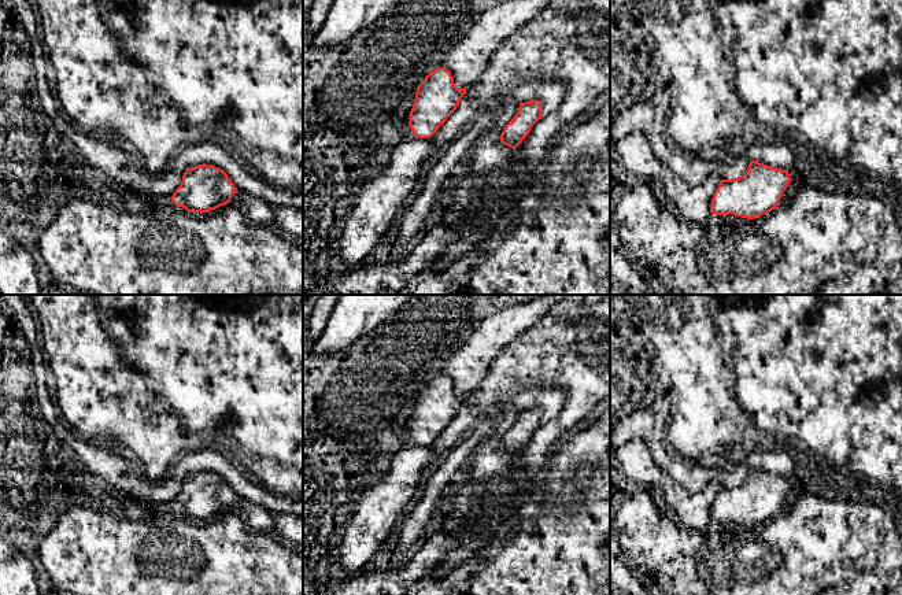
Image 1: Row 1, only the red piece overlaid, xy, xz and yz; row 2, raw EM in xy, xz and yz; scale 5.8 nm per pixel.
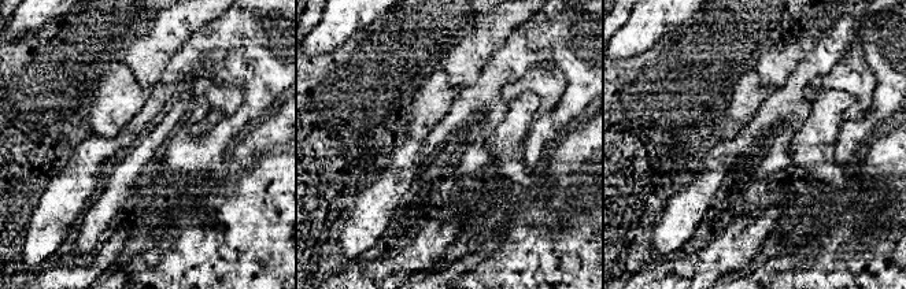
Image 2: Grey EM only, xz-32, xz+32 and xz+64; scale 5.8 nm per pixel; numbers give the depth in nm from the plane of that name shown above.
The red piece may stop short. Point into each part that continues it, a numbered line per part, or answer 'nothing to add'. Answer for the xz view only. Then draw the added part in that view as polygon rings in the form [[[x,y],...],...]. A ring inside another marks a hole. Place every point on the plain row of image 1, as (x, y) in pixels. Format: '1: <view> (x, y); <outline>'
nothing to add

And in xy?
1: xy (257, 517); [[[236,496],[229,510],[239,515],[249,528],[277,536],[274,513],[260,507],[259,505],[254,505]]]

